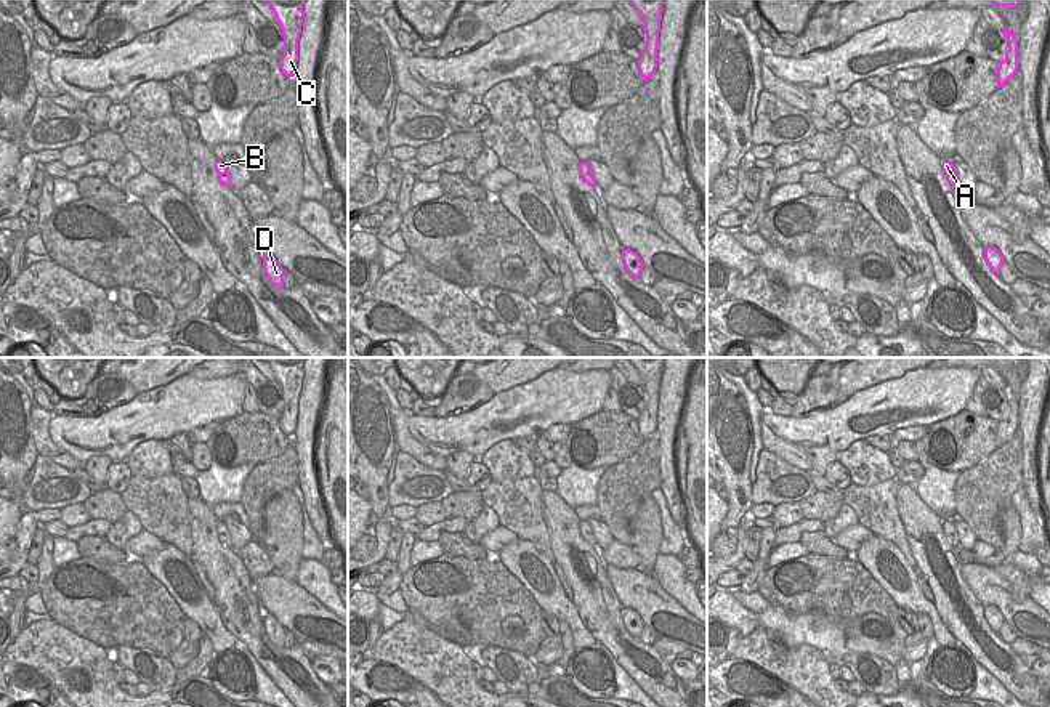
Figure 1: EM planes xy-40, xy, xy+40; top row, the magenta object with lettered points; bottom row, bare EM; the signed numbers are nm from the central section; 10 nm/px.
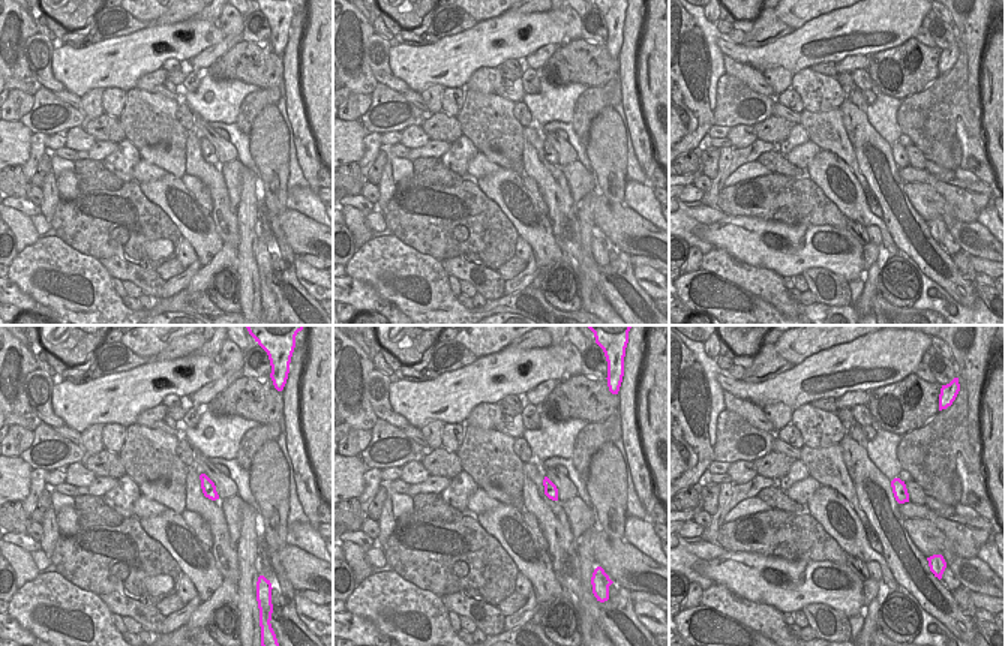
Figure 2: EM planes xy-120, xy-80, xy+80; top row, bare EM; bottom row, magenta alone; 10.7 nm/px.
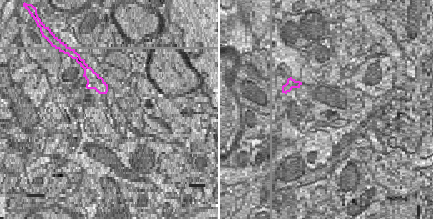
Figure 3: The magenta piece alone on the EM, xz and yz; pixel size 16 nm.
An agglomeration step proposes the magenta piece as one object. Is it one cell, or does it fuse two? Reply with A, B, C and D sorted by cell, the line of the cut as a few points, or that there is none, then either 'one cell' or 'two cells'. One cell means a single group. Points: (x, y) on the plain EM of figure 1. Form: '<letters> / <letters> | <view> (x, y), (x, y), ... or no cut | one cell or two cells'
A B C D | no cut | one cell

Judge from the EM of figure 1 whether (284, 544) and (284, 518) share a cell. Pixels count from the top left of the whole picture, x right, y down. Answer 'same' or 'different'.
same

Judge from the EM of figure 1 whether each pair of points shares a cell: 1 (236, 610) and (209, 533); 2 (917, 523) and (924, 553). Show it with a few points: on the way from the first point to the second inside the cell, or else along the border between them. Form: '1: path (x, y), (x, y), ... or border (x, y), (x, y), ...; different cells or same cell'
1: path (234, 590), (226, 571), (210, 552); same cell
2: path (924, 531), (924, 545); same cell

